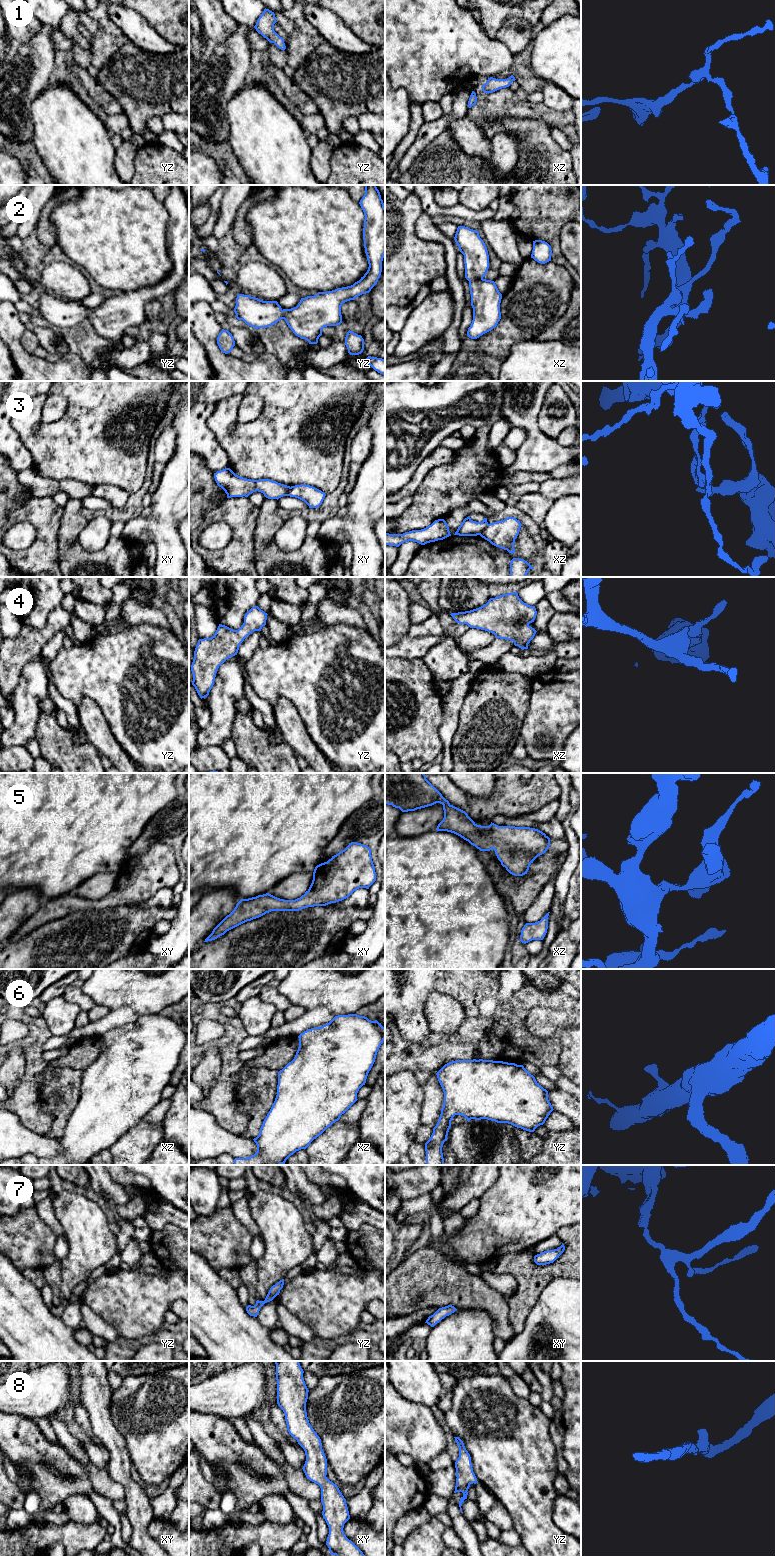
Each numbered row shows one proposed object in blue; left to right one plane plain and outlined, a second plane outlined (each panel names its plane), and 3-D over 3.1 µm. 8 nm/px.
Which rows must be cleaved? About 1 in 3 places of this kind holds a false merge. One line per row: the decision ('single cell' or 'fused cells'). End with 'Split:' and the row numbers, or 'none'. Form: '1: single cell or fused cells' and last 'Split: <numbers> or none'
1: single cell
2: single cell
3: fused cells
4: single cell
5: single cell
6: single cell
7: single cell
8: single cell
Split: 3

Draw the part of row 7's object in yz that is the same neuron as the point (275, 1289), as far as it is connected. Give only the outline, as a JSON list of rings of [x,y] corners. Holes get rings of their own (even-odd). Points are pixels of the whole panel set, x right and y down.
[[[284,1279],[280,1280],[279,1282],[277,1282],[275,1285],[273,1285],[265,1300],[264,1301],[259,1301],[257,1300],[256,1301],[256,1304],[254,1306],[251,1306],[251,1305],[248,1305],[246,1307],[246,1311],[247,1313],[250,1315],[250,1316],[254,1316],[254,1317],[257,1317],[259,1311],[260,1311],[260,1308],[267,1302],[270,1302],[272,1301],[277,1295],[279,1295],[280,1293],[280,1290],[283,1288],[283,1285],[284,1285]]]

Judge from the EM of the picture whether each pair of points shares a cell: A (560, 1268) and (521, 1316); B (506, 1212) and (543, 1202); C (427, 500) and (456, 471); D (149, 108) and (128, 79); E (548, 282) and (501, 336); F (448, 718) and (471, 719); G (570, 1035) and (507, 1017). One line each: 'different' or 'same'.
A: same
B: same
C: same
D: same
E: same
F: different
G: different

